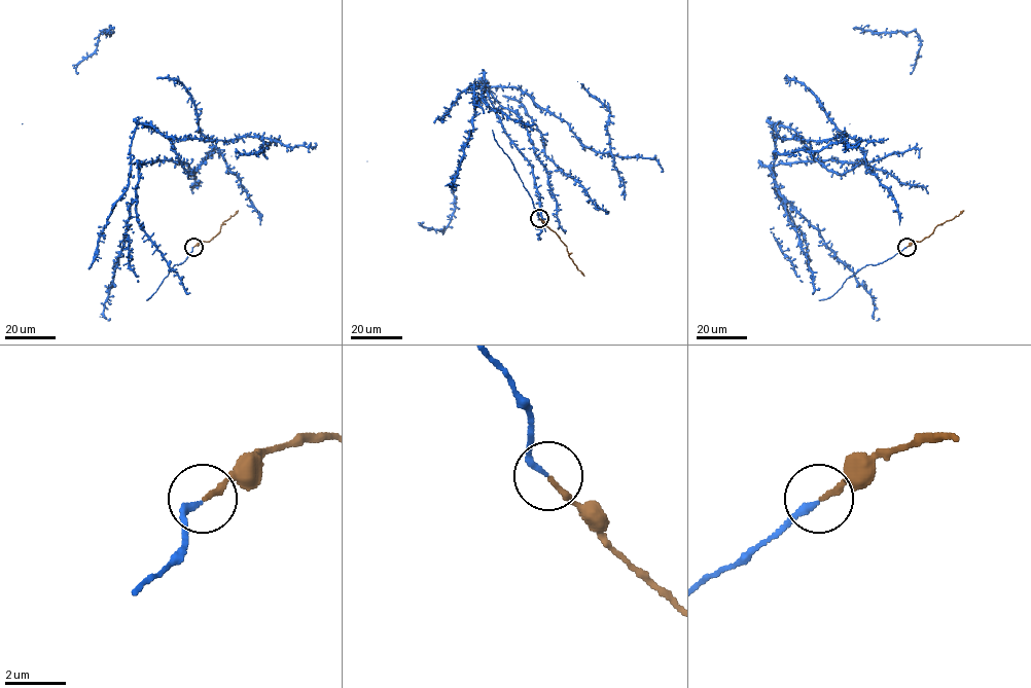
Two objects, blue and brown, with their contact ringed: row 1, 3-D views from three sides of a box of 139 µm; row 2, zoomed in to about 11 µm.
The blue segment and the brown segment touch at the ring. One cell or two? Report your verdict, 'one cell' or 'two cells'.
one cell

